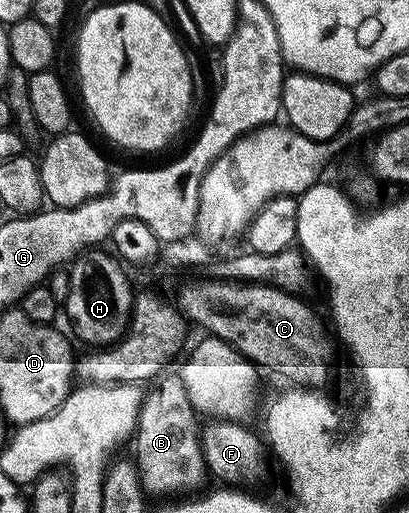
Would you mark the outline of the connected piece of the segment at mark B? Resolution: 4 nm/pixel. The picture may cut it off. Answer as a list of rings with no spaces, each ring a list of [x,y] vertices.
[[[176,382],[165,383],[158,391],[144,396],[137,418],[135,466],[146,496],[181,495],[193,491],[204,479],[207,470],[202,451],[202,436],[197,429],[198,416],[189,404],[185,391]]]

